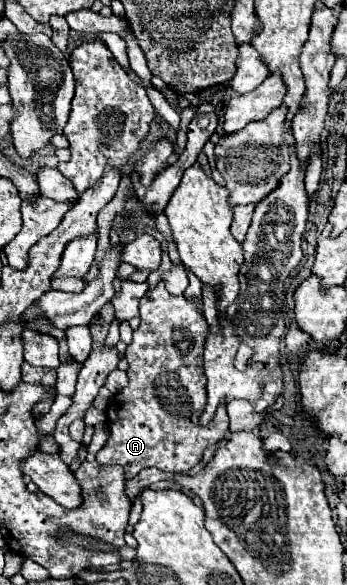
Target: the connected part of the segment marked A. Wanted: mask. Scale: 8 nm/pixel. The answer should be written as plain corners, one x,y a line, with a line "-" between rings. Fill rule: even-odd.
160,281
160,283
158,283
154,289
150,289
150,291
146,293
146,297
142,299
142,303
140,303
140,319
142,319
142,323
140,323
140,327
134,331
134,341
132,341
132,345
128,345
128,349
126,349
126,359
128,359
128,365
130,365
130,367
128,367
128,387
124,387
120,393
116,393
114,399
110,401
110,407
108,407
108,411
106,411
108,429
110,429
110,439
108,439
106,447
96,455
96,461
102,463
102,465
122,465
124,471
126,471
126,479
138,475
138,473
140,473
142,469
146,469
146,467
158,467
158,469
162,469
162,471
172,471
172,473
190,471
190,469
202,459
204,449
206,449
208,445
218,443
218,441
224,437
226,429
228,429
228,413
226,413
226,405
224,405
224,403
218,407
216,415
214,415
214,418
207,426
200,425
200,415
202,415
202,411
204,411
204,407
206,407
206,375
204,375
204,367
202,367
202,353
204,353
206,337
208,337
208,323
206,323
206,319
200,315
200,311
196,309
196,305
194,305
192,301
186,301
182,295
170,295
170,293
162,287
162,281

